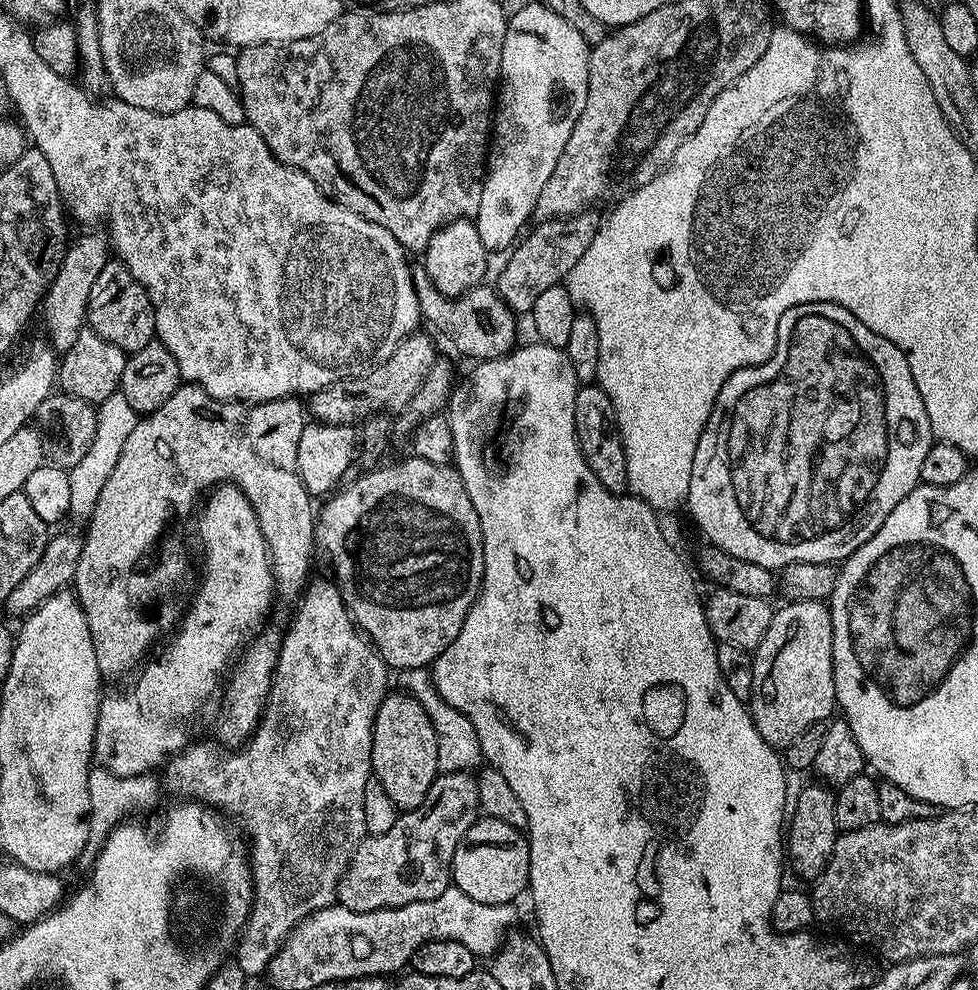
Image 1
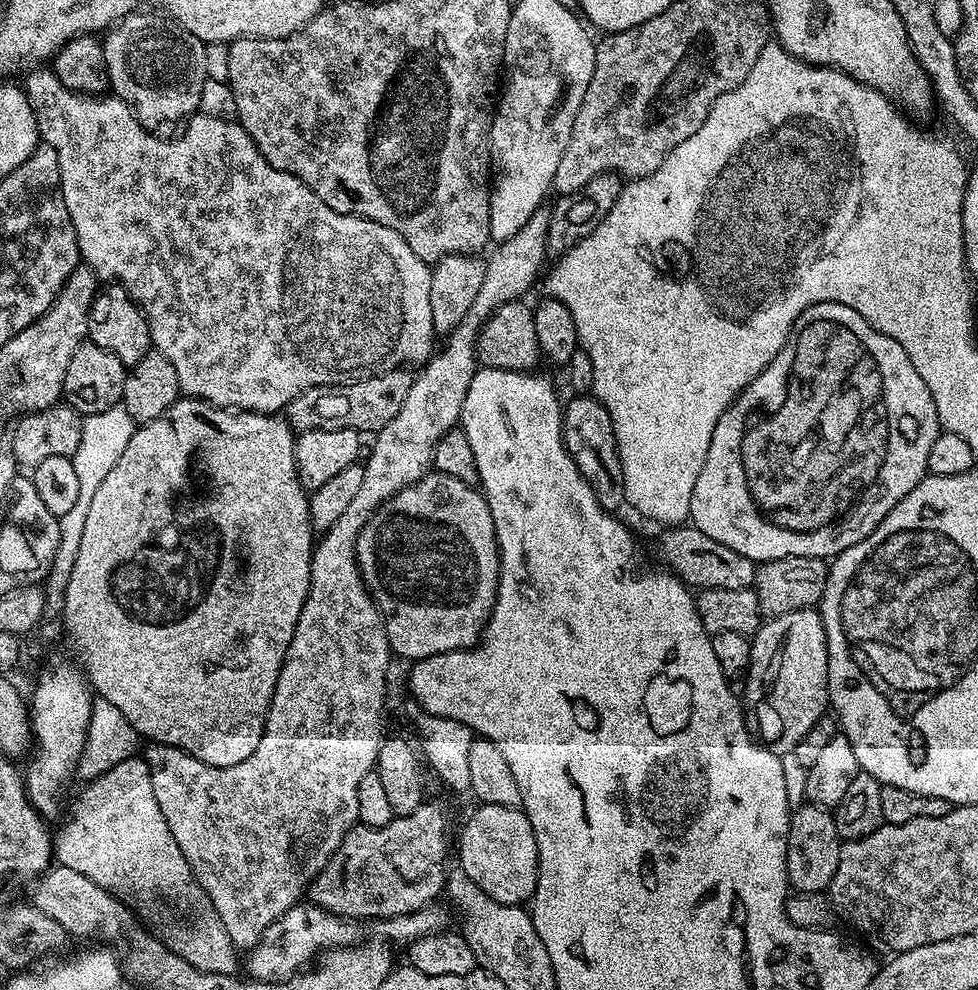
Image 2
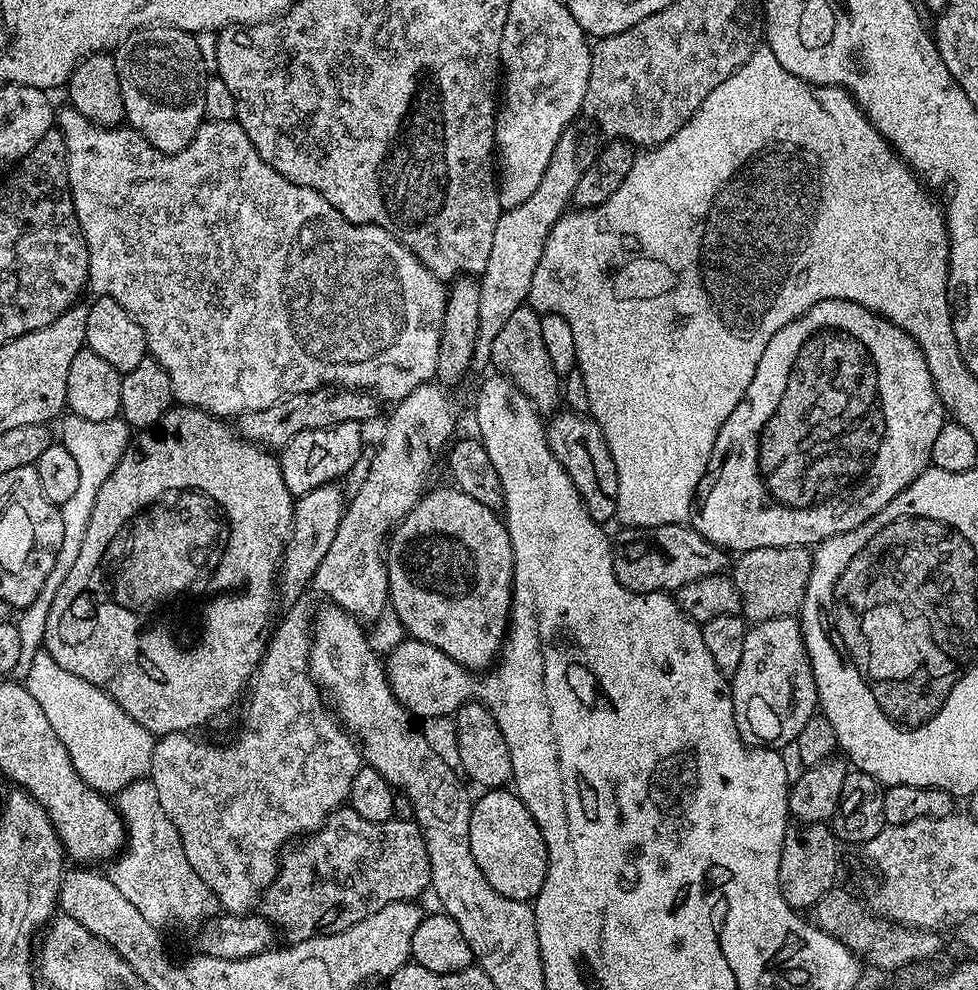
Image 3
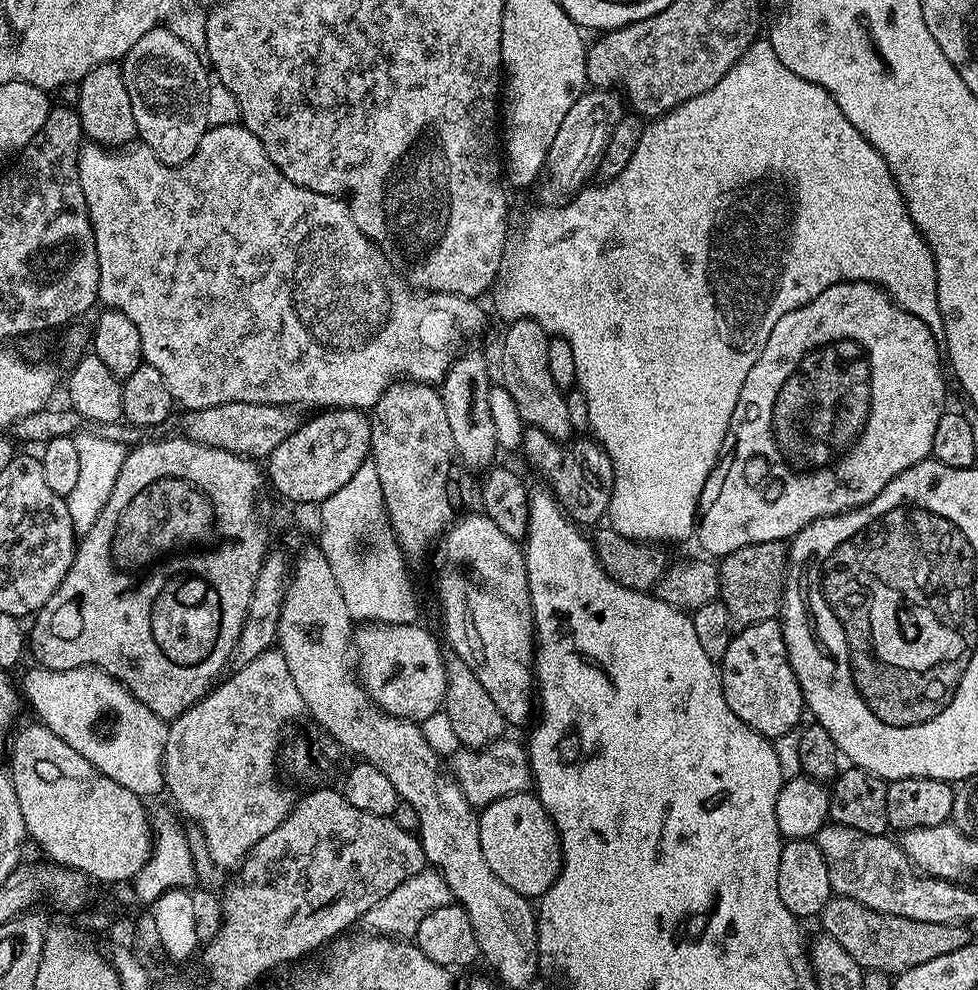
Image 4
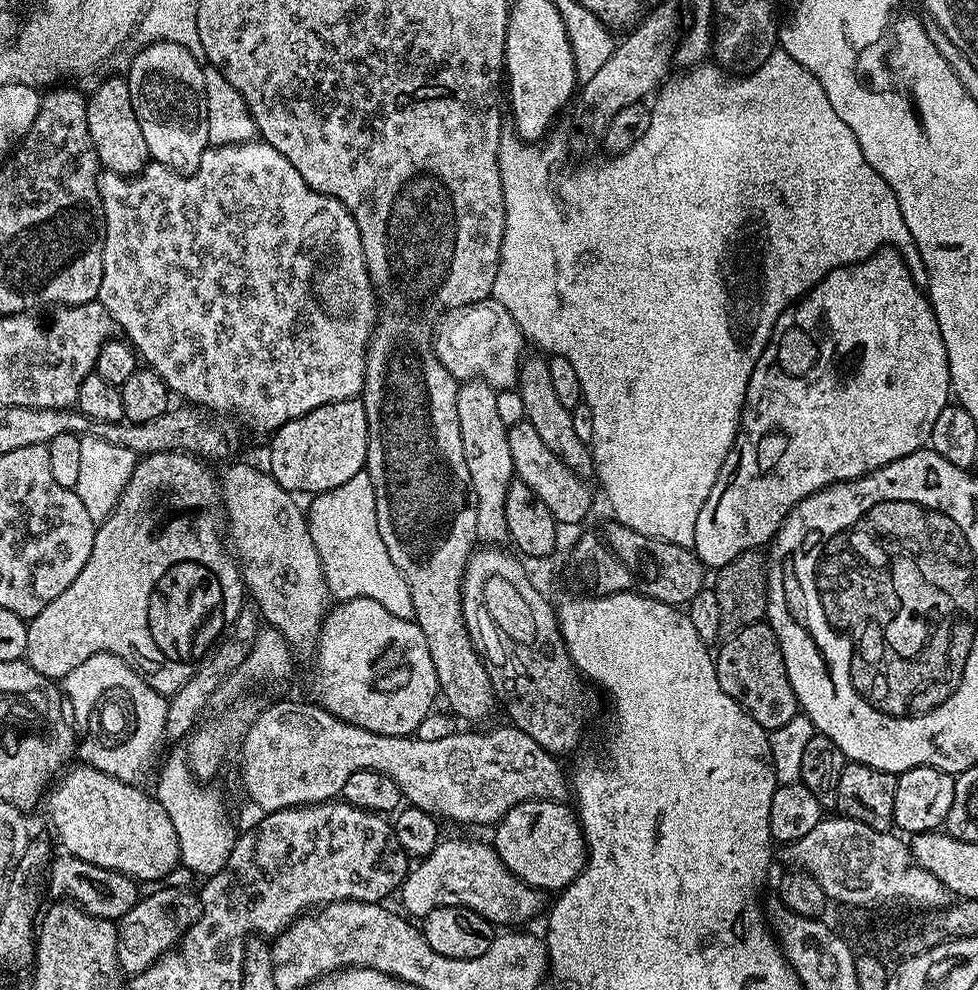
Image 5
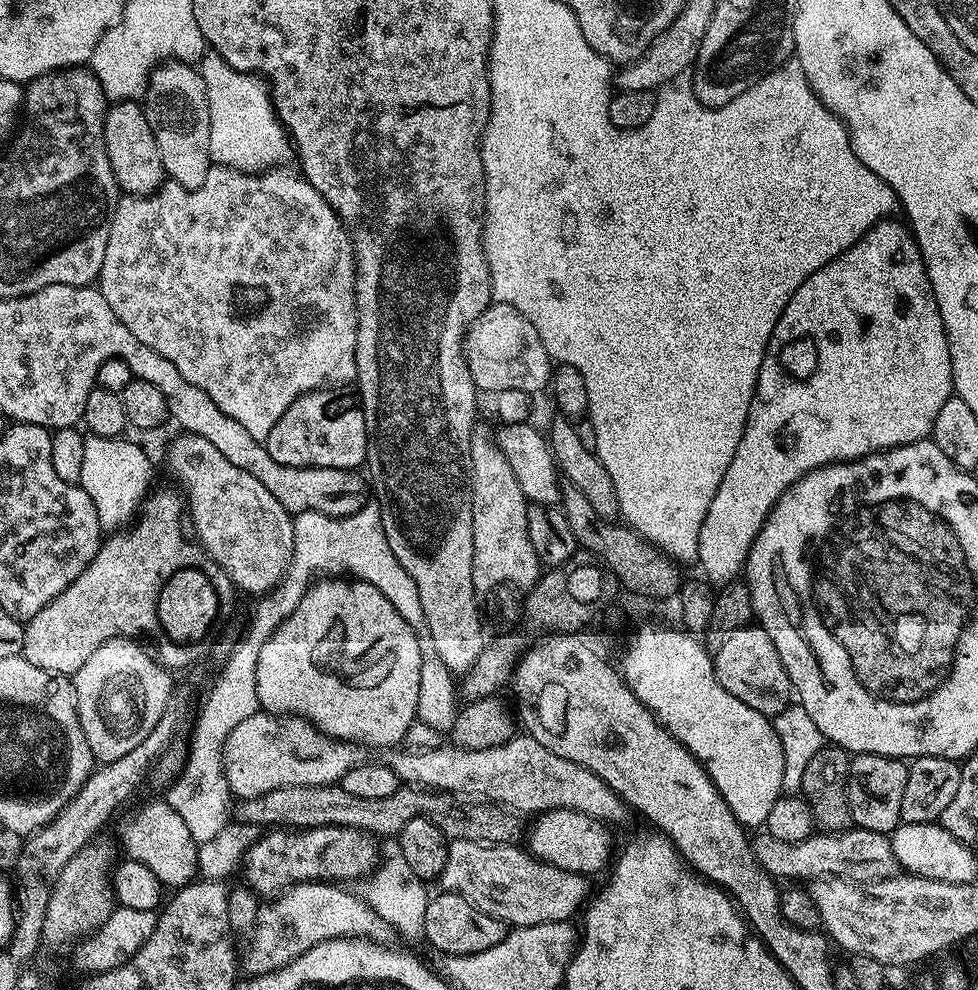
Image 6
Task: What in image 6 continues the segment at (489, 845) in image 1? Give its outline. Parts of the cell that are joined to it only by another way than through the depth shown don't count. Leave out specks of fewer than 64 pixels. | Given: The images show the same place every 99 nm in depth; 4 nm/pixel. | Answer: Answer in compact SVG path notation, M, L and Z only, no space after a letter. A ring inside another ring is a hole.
M565 808L539 813L535 820L536 825L528 836L526 848L539 863L549 864L563 872L579 872L587 877L591 877L592 872L603 873L609 867L614 848L612 852L612 844L608 841L609 825L605 821Z

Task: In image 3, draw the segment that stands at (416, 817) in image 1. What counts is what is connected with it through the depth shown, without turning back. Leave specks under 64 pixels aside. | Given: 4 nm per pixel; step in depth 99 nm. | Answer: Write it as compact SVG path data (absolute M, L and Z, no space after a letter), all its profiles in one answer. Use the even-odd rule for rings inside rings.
M341 806L324 821L321 828L307 833L292 847L280 856L276 876L258 901L259 915L264 916L288 942L346 930L362 922L362 918L378 914L378 910L396 900L415 901L420 898L416 896L429 891L432 882L430 854L426 852L424 835L415 819L366 822L366 818L362 818L362 814L355 812L351 806Z

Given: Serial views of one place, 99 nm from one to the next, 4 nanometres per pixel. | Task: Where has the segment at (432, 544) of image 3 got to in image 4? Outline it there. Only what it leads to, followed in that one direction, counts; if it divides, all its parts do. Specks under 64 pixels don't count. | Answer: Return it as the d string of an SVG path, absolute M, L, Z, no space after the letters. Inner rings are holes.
M477 514L459 520L460 517L435 541L436 553L432 556L432 568L436 571L436 596L440 599L440 620L444 623L443 639L446 644L448 639L451 651L462 658L470 670L474 670L494 706L502 710L505 721L509 725L527 725L534 716L534 668L530 661L534 656L536 627L532 621L524 550L510 538L510 534L494 526L488 516Z

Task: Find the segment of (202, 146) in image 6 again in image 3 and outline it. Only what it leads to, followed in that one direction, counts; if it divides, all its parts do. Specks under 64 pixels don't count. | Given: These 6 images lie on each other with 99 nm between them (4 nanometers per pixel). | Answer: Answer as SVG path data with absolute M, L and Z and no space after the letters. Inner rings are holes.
M145 26L139 28L138 31L132 32L122 43L114 49L114 59L116 69L118 70L118 86L122 86L122 102L124 103L124 115L127 123L135 128L137 132L142 134L142 138L146 138L146 142L150 142L150 146L154 146L160 152L166 154L174 154L181 152L186 146L190 146L190 142L196 137L196 132L201 124L205 123L204 114L204 82L206 73L204 73L204 52L200 49L200 44L195 35L191 32L183 32L177 28L169 28L167 26Z

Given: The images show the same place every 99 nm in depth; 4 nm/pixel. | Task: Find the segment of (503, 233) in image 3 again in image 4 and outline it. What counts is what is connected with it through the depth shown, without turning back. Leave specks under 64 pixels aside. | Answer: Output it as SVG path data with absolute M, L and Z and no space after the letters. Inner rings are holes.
M586 90L580 95L578 102L570 106L566 118L562 118L558 134L554 134L548 162L538 184L541 205L559 208L561 204L570 203L584 189L591 181L588 179L597 171L599 158L606 150L606 142L610 142L610 134L614 134L614 126L618 126L625 114L625 101L615 91Z

